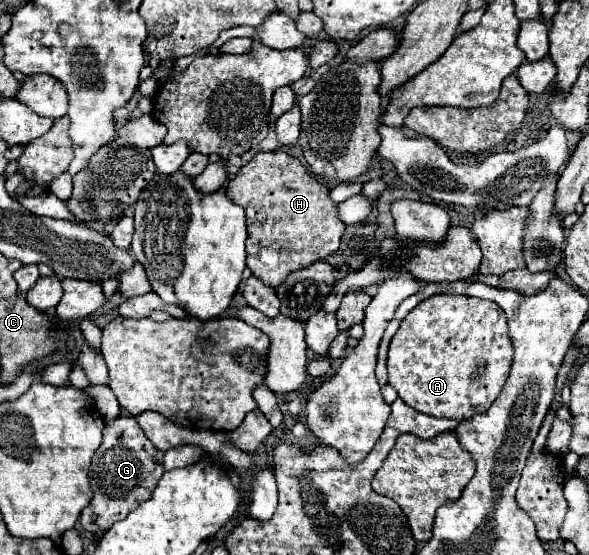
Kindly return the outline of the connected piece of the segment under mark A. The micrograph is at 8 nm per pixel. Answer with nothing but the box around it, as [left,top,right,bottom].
[388,295,512,419]

